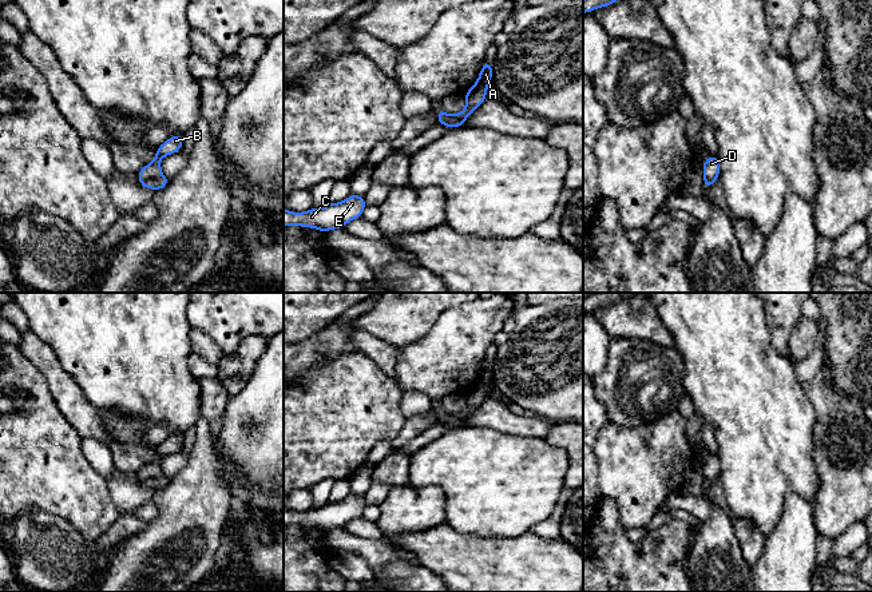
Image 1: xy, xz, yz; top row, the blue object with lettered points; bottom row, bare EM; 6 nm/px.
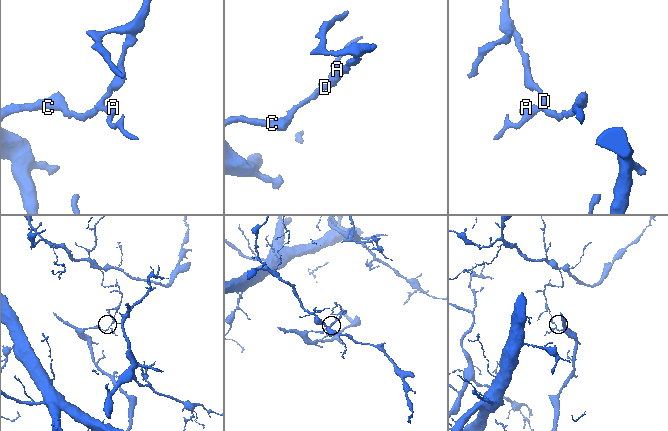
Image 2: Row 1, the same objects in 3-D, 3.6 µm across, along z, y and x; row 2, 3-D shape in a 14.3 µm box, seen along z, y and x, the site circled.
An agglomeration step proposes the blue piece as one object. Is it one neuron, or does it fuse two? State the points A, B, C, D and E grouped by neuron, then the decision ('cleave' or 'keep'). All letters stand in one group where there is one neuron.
A C E / B D; cleave

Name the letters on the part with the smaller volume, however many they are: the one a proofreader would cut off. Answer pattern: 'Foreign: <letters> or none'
Foreign: A, C, E

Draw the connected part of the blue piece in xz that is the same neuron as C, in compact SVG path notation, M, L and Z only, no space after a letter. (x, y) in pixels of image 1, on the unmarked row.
M350 493L338 502L328 502L324 506L310 508L304 512L284 508L284 525L312 527L326 532L334 528L344 528L348 521L361 517L365 506L365 494Z

